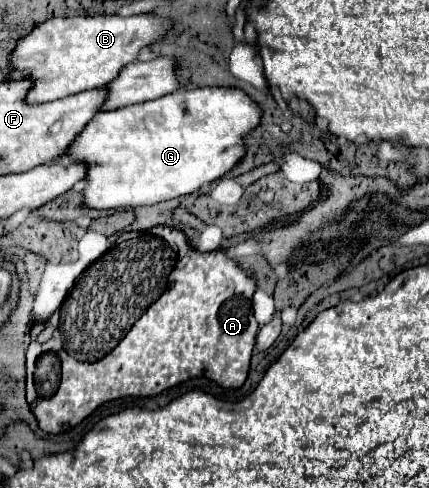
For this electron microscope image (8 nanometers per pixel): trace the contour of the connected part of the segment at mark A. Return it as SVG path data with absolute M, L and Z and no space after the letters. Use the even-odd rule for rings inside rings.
M159 225L149 231L119 233L115 247L85 269L67 301L63 301L59 311L47 321L47 325L59 325L65 355L61 385L51 399L39 399L35 385L27 385L27 401L35 399L33 415L41 429L57 435L79 425L103 403L123 397L141 397L141 393L143 397L155 397L187 379L205 377L223 389L239 389L243 379L247 379L251 351L259 331L251 311L253 293L255 281L247 277L233 259L223 251L195 251L177 229ZM109 331L127 331L123 339L113 345L111 353L107 353L107 347L111 347Z

